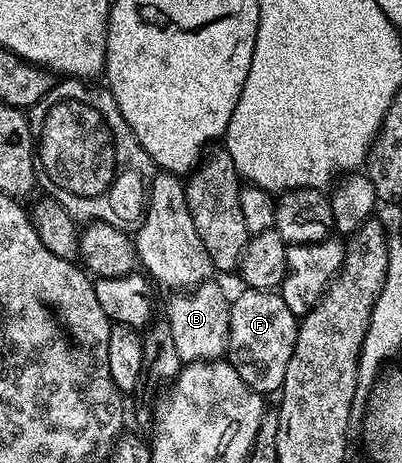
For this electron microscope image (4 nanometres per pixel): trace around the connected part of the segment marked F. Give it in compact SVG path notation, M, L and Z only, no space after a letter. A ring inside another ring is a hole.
M246 288L230 300L228 359L249 388L263 394L277 393L281 389L292 350L296 350L299 323L299 317L288 310L284 298L277 291Z

